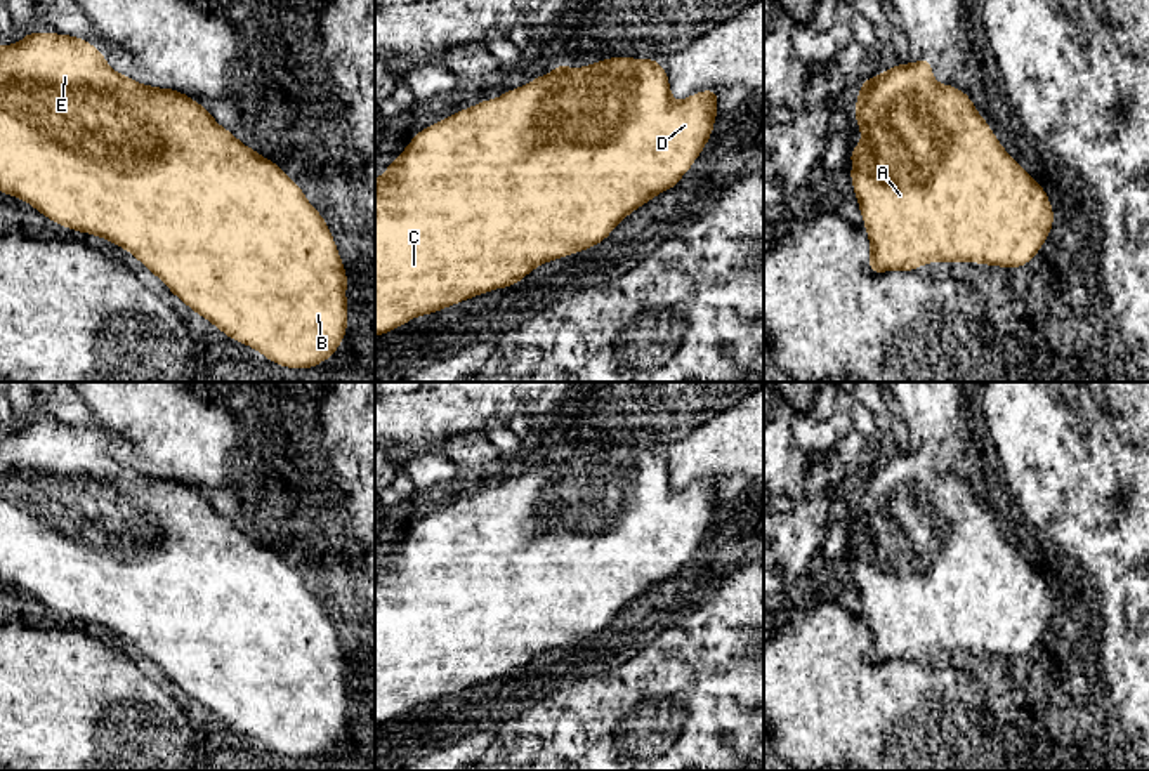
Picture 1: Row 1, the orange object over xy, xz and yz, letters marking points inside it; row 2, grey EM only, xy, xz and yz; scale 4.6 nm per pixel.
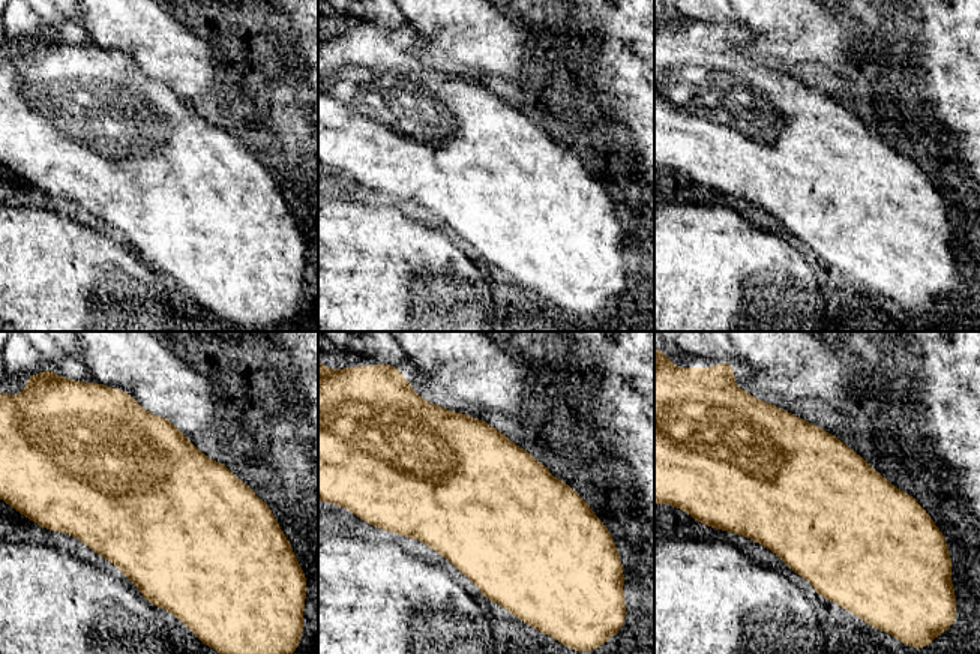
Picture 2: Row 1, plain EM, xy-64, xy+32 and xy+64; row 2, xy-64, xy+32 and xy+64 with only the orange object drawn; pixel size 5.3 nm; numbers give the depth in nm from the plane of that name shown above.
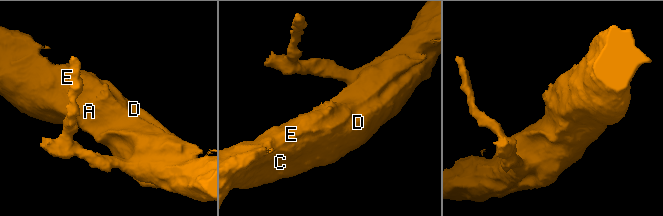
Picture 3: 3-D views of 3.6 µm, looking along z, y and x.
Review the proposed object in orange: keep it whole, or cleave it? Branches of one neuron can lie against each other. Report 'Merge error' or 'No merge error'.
No merge error

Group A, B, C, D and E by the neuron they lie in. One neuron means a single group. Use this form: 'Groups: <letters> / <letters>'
Groups: A B C D E

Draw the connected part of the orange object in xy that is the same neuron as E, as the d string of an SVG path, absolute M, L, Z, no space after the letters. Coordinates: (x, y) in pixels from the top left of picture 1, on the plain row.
M26 422L16 434L0 432L0 580L28 590L47 608L73 620L101 625L134 642L174 684L233 729L246 733L285 757L314 757L333 745L347 717L347 663L333 625L304 580L271 549L222 517L201 493L174 478L137 472L111 458L92 432L80 425Z

